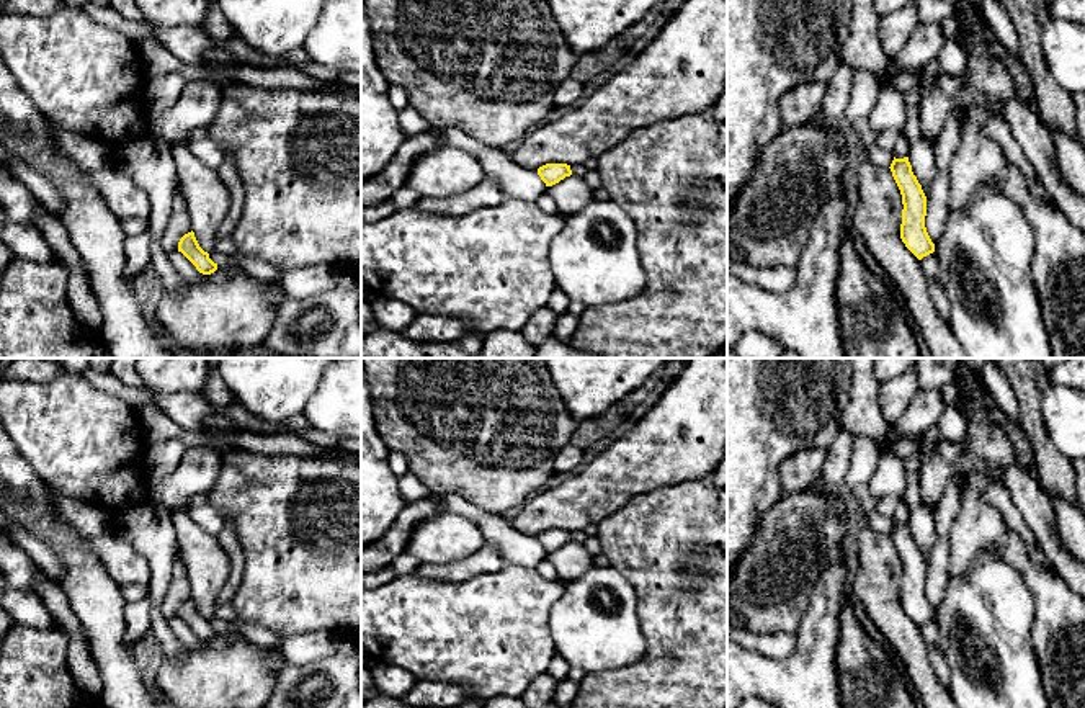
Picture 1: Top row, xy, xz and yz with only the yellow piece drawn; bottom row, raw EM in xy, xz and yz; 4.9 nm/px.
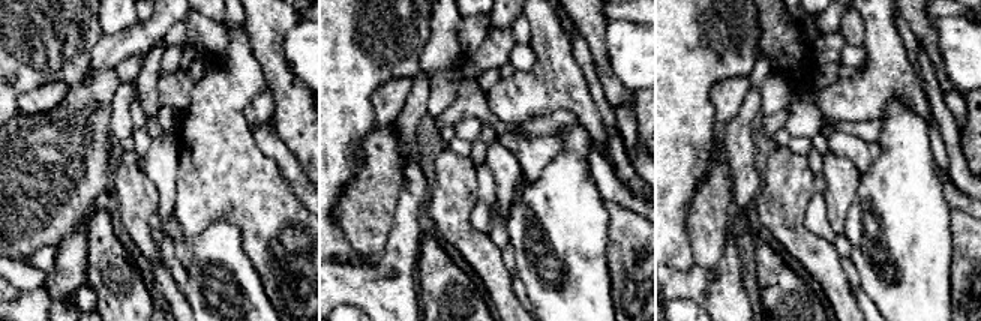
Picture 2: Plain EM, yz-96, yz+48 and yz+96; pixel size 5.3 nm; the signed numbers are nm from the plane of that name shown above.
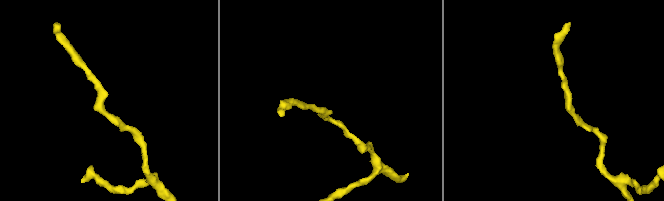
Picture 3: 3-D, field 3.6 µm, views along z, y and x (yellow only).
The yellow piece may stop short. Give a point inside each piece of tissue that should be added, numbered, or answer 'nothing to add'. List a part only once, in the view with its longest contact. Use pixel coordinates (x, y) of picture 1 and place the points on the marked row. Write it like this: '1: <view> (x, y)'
1: yz (920, 156)

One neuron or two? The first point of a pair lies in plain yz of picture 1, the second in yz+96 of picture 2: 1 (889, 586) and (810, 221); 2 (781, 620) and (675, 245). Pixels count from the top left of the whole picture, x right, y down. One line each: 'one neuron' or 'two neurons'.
1: two neurons
2: two neurons

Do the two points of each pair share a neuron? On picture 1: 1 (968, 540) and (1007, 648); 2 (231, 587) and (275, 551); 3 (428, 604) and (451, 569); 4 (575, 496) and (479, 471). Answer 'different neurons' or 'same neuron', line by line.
1: different neurons
2: different neurons
3: different neurons
4: different neurons

